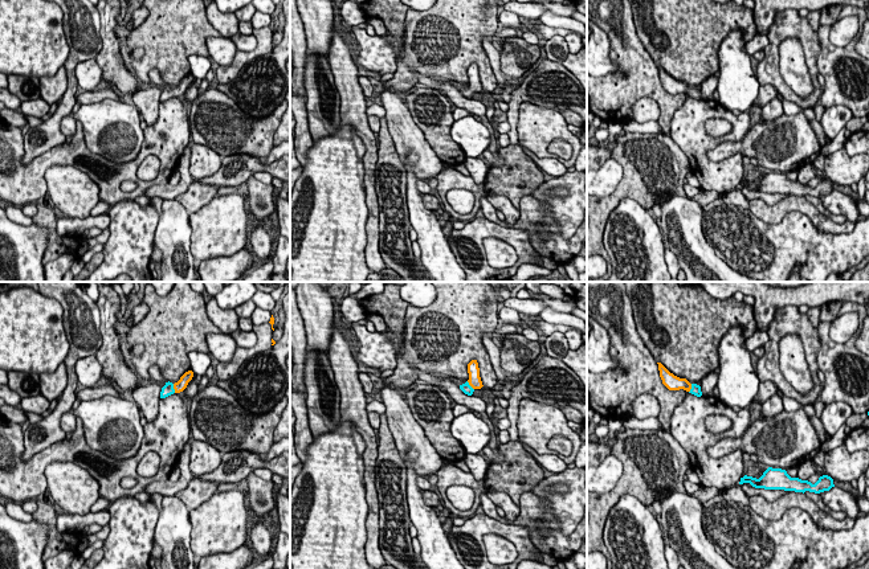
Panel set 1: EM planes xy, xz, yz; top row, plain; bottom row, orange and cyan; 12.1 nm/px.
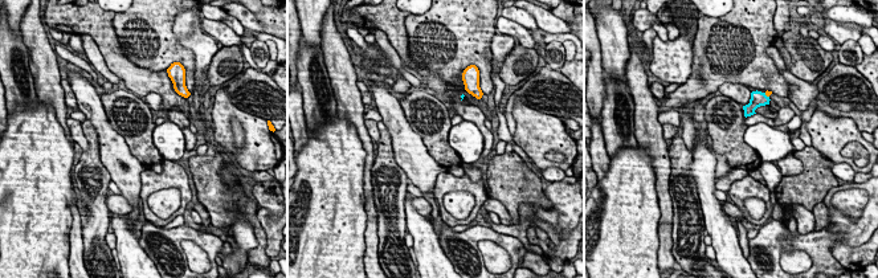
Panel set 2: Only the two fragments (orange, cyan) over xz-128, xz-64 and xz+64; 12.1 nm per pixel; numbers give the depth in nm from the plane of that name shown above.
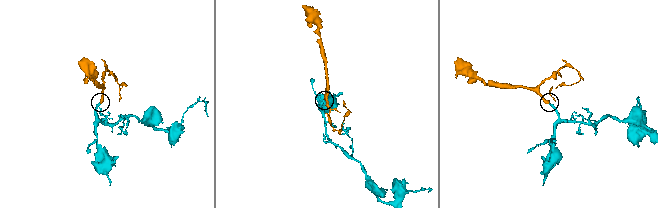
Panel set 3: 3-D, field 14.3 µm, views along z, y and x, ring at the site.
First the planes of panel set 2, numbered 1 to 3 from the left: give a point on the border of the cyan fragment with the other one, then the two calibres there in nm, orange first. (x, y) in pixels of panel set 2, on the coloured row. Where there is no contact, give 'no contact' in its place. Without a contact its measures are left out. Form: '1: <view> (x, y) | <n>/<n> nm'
1: no contact
2: no contact
3: xz+64 (767, 95) | 60/190 nm

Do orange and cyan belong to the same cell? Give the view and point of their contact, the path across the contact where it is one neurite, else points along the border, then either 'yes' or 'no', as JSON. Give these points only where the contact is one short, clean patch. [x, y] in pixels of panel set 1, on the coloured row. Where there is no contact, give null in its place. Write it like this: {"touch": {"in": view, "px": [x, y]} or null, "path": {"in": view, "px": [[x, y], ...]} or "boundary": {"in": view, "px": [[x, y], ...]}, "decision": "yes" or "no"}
{"touch": {"in": "xy", "px": [174, 388]}, "path": {"in": "xy", "px": [[180, 385], [174, 388], [167, 389]]}, "decision": "yes"}

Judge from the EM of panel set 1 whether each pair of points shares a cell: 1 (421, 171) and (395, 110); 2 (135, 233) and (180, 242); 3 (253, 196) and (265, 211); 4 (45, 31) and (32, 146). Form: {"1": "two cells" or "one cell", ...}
{"1": "one cell", "2": "two cells", "3": "one cell", "4": "two cells"}

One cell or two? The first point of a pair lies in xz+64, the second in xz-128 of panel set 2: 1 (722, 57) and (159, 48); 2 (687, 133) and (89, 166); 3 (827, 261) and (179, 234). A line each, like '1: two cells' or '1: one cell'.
1: one cell
2: two cells
3: one cell

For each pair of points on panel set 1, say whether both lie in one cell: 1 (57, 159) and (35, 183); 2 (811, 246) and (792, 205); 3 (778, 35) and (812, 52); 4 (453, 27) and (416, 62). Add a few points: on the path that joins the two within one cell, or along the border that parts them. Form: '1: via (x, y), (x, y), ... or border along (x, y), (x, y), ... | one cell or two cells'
1: via (49, 159), (35, 175) | one cell
2: border along (766, 222), (802, 212), (819, 230) | two cells
3: via (787, 32), (798, 32), (808, 43) | one cell
4: via (444, 36), (425, 53) | one cell

